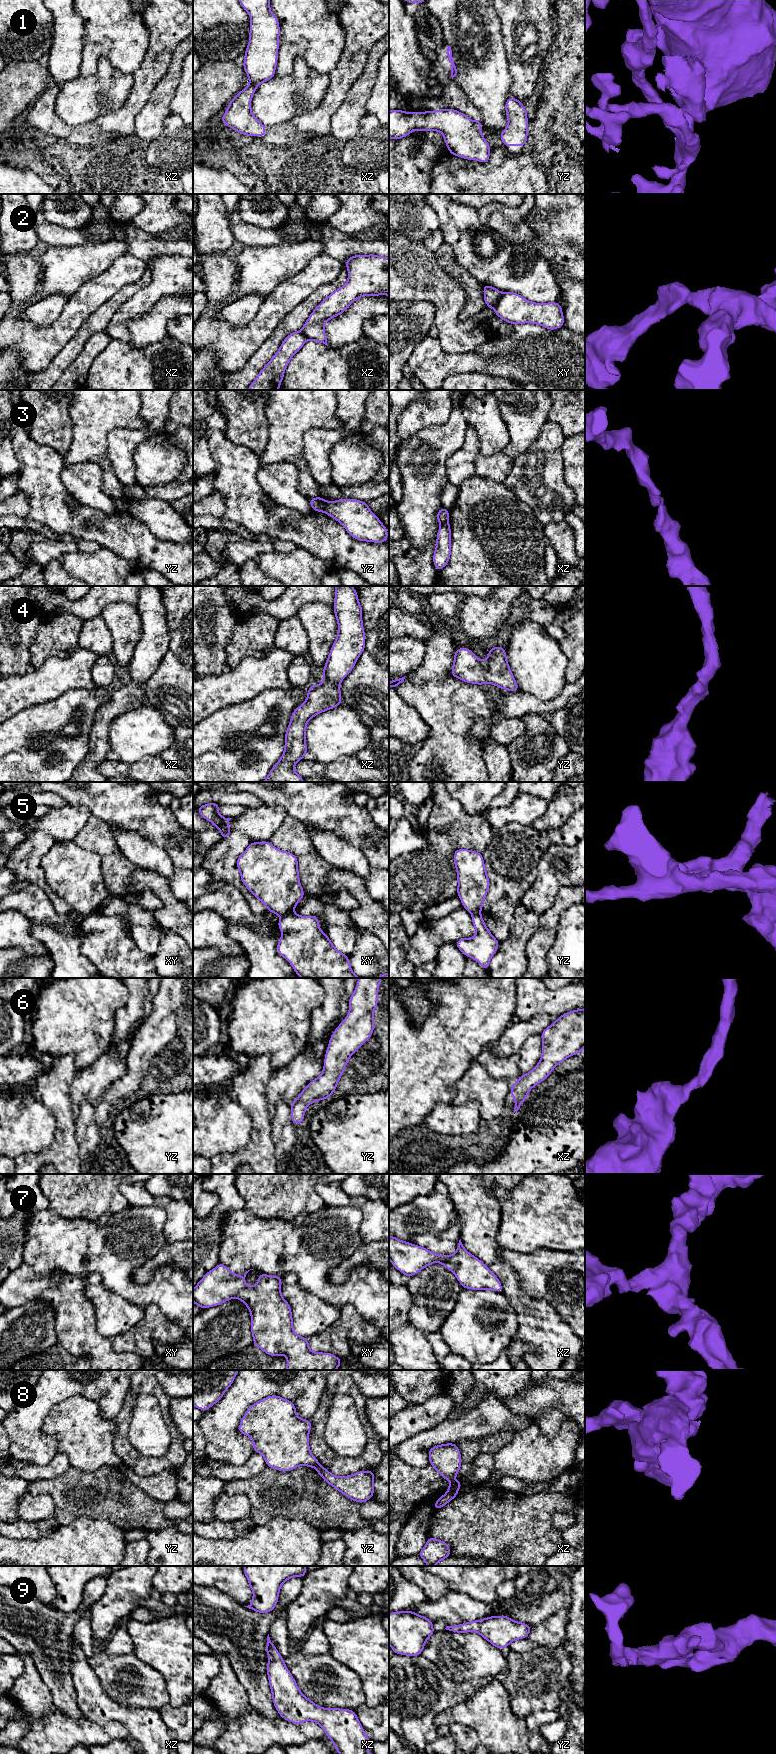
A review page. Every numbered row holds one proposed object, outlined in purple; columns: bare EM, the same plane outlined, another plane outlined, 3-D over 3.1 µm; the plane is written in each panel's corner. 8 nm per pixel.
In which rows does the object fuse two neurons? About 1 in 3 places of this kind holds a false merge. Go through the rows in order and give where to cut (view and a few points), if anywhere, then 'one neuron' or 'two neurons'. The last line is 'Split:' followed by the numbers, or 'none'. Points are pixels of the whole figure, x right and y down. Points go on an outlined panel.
1: xz (250, 83), (256, 86) | two neurons
2: xy (502, 293), (498, 302), (493, 307) | two neurons
3: yz (326, 502), (323, 511) | two neurons
4: no cut | one neuron
5: xy (292, 910), (281, 917) | two neurons
6: no cut | one neuron
7: no cut | one neuron
8: xz (457, 1490), (446, 1494) | two neurons
9: no cut | one neuron
Split: 1, 2, 3, 5, 8

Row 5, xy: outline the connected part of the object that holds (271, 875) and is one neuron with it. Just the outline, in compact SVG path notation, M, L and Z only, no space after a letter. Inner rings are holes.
M269 841L250 842L248 848L238 857L236 865L242 883L271 913L285 916L305 896L299 880L297 857L293 853L275 848Z

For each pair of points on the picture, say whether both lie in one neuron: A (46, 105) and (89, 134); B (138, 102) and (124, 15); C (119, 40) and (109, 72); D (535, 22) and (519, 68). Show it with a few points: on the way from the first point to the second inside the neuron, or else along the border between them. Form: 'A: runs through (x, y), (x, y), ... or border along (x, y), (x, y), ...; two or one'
A: runs through (51, 117), (65, 131), (77, 134); one
B: border along (146, 53), (141, 64), (132, 74); two
C: border along (90, 75), (96, 72), (101, 58), (132, 75); two
D: runs through (527, 33), (526, 57); one

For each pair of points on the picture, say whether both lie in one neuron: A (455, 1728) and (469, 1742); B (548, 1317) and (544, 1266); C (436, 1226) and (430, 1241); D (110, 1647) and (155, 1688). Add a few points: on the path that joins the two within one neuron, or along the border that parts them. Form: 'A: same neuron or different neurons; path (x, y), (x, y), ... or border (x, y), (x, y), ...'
A: same neuron; path (458, 1731), (466, 1739)
B: different neurons; border (525, 1292), (547, 1301), (562, 1319)
C: different neurons; border (455, 1221), (441, 1231), (420, 1232), (411, 1238)
D: different neurons; border (98, 1649), (108, 1655), (133, 1653)

